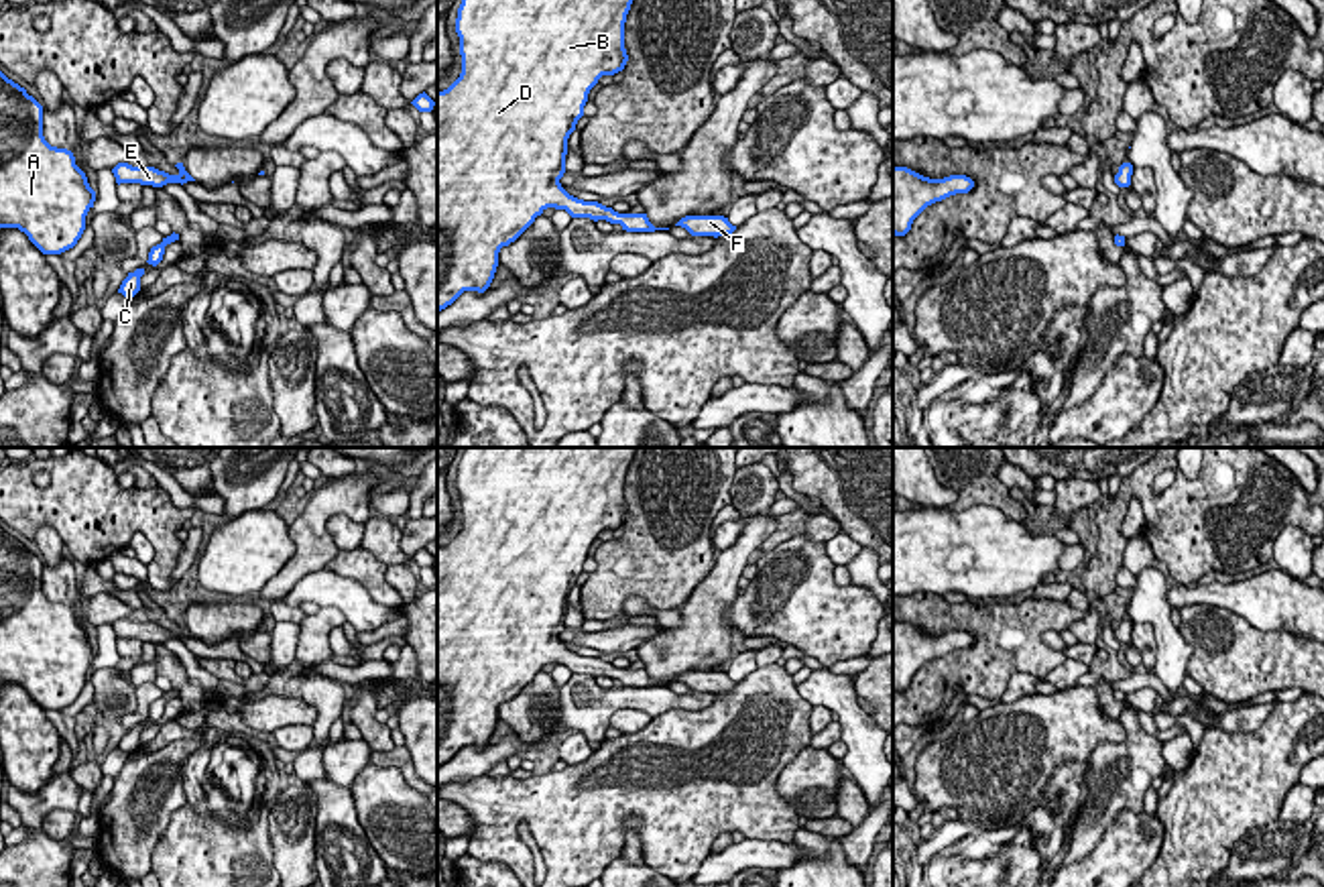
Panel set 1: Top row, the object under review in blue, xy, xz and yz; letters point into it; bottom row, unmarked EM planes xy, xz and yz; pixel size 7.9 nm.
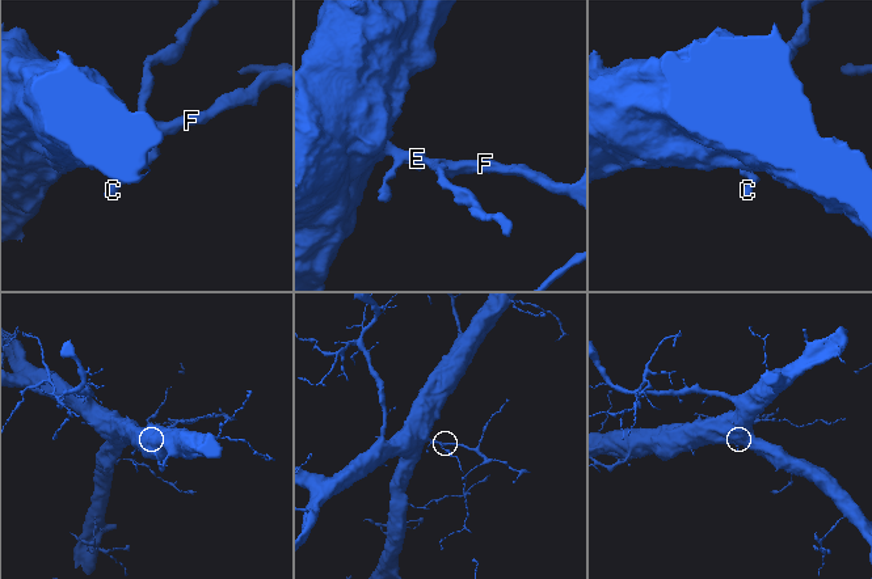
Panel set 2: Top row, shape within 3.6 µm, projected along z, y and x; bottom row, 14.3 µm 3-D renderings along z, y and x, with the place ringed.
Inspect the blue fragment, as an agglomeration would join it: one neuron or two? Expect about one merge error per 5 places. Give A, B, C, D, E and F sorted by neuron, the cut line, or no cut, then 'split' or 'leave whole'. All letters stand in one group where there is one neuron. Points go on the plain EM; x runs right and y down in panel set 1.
groups A B C D E F; cut none; leave whole

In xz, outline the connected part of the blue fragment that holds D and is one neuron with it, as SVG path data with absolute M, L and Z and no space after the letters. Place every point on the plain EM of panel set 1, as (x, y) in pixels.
M466 448L466 452L462 454L462 460L458 464L458 474L456 474L456 488L460 492L462 529L447 545L437 547L437 767L452 761L464 747L484 749L494 734L500 704L515 698L535 677L535 673L541 671L547 663L565 665L571 673L590 673L594 677L606 675L610 679L620 679L622 686L626 686L626 688L669 686L669 684L655 684L649 677L647 669L618 669L612 663L606 663L598 657L578 655L578 653L569 651L559 639L559 635L565 629L567 594L576 586L578 576L584 572L584 561L588 557L590 545L598 539L598 535L602 531L614 531L614 529L622 527L628 517L628 511L624 505L624 478L626 478L626 470L630 466L635 452L637 452L637 448Z

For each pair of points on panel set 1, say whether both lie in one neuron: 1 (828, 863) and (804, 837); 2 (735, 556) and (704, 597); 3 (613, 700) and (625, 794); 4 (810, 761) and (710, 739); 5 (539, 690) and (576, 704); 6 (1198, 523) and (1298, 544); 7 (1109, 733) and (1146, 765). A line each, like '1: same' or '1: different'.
1: same
2: same
3: different
4: different
5: different
6: different
7: different

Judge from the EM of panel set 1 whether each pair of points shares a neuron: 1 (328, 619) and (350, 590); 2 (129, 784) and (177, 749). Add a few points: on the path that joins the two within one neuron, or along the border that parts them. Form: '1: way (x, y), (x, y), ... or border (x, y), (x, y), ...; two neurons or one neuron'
1: border (322, 605), (332, 605), (346, 619); two neurons
2: way (141, 772), (155, 759), (165, 757); one neuron

